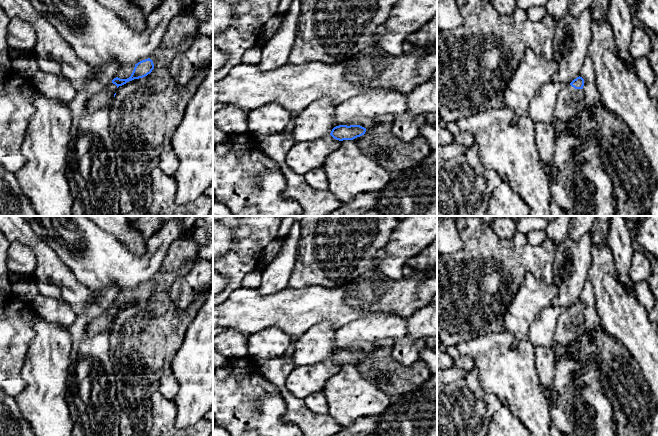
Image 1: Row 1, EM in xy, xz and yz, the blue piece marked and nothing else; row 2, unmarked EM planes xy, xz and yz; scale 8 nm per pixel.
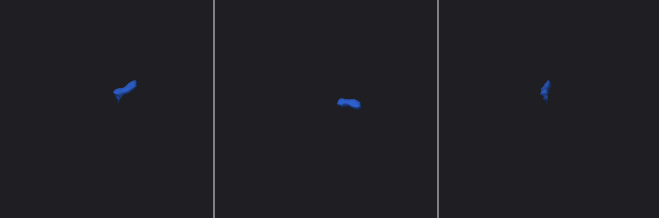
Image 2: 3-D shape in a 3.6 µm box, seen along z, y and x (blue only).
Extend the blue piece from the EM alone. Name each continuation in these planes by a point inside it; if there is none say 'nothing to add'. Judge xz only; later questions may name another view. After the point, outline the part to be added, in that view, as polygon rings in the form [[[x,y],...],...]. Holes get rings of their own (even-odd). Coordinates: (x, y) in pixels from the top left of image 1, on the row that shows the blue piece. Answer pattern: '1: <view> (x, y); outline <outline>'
1: xz (364, 122); outline [[[360,118],[355,122],[355,125],[360,125],[366,129],[372,126],[373,120],[370,118]]]

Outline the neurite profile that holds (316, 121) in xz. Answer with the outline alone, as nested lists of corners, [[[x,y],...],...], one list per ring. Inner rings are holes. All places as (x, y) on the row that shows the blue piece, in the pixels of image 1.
[[[328,97],[311,103],[296,118],[292,136],[295,143],[312,142],[330,135],[337,105]]]

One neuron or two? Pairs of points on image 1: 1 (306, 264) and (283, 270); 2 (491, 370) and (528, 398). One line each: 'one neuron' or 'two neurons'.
1: two neurons
2: one neuron

